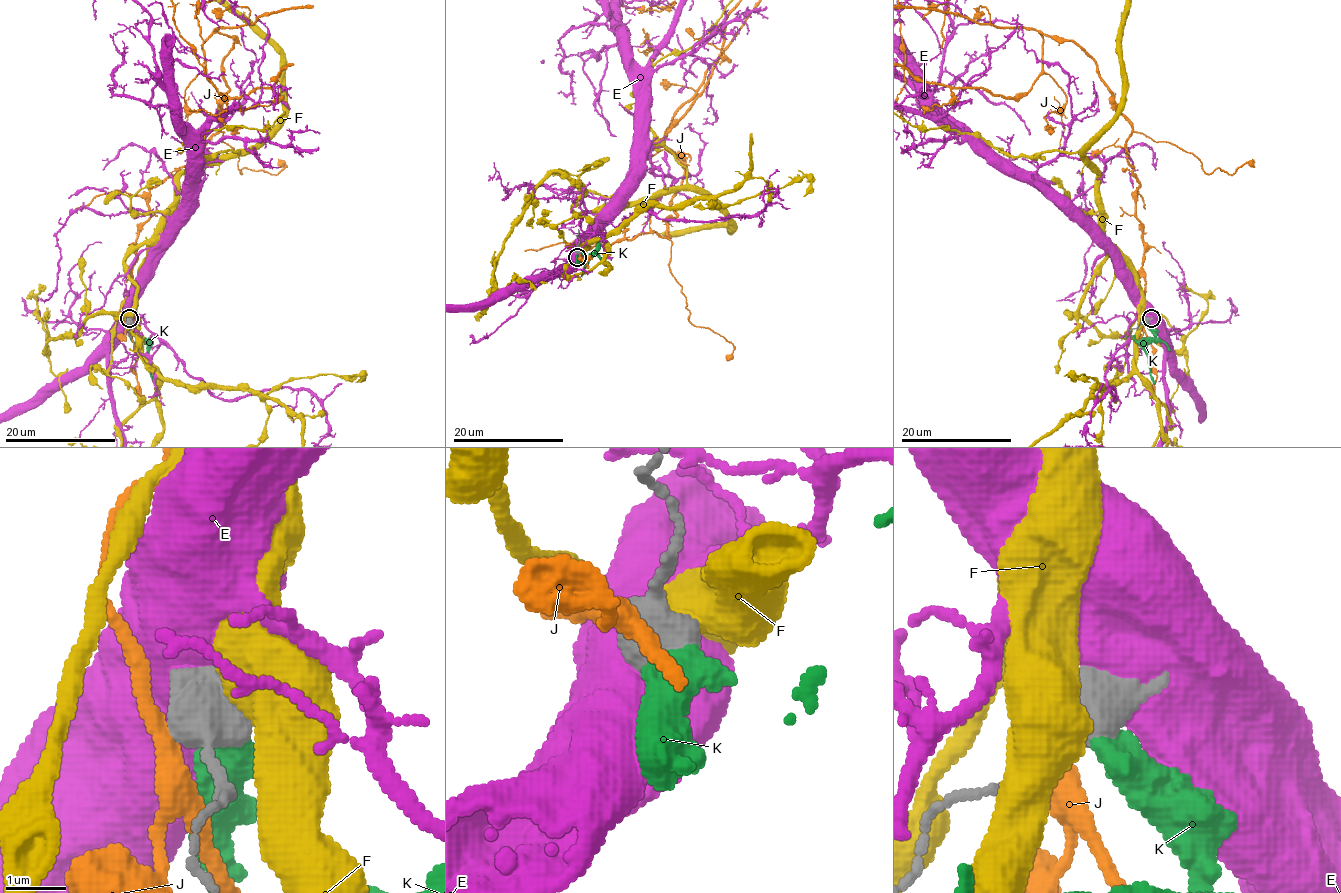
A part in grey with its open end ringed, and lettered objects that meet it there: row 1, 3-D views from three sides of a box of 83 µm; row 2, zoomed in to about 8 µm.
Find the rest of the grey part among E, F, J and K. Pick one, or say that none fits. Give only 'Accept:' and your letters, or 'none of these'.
Accept: none of these

